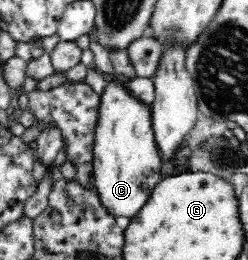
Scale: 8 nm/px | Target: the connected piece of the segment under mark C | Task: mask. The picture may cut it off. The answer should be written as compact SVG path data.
M123 77L108 78L106 90L100 97L93 145L93 177L99 201L107 214L132 219L161 182L163 164L153 135L150 107L123 89L124 80Z

